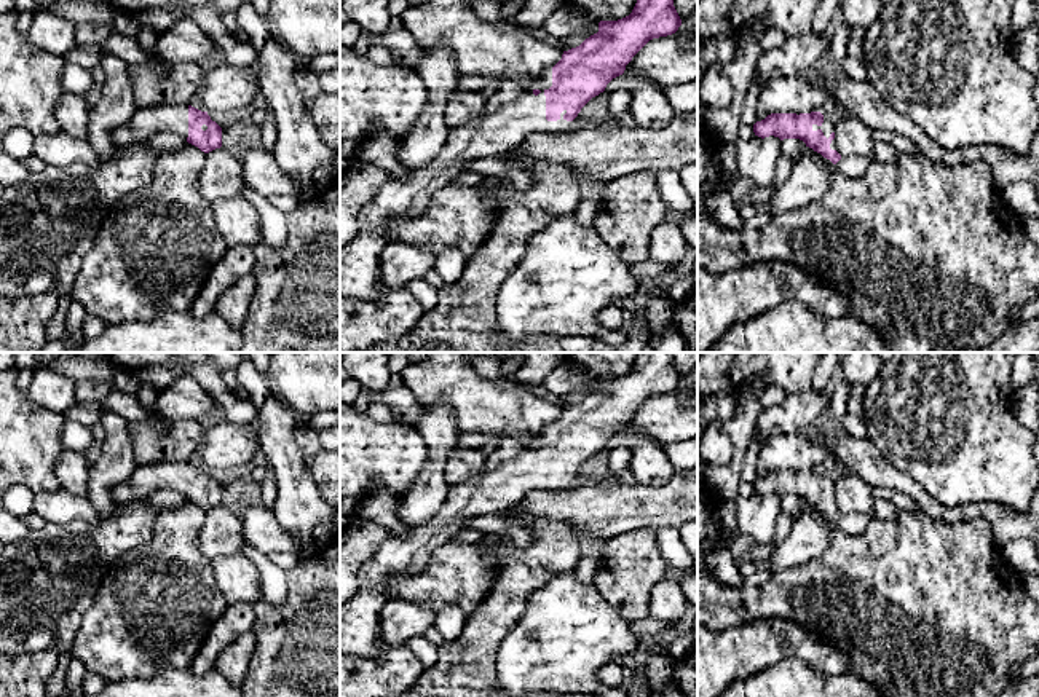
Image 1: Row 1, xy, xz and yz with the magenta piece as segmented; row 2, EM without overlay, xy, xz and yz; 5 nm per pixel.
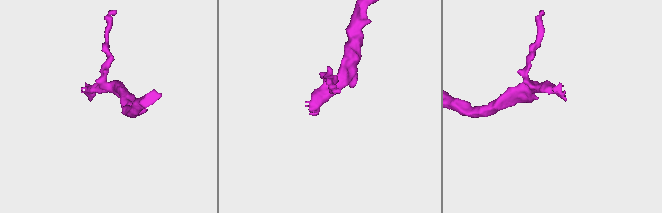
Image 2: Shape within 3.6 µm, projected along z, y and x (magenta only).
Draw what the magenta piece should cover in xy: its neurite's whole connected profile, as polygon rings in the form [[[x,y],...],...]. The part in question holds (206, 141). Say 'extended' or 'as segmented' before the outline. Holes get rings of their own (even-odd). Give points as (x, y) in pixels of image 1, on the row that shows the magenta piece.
extended; [[[184,104],[137,108],[129,121],[112,132],[112,140],[126,147],[147,140],[152,132],[176,134],[204,153],[222,147],[222,128],[207,112]]]

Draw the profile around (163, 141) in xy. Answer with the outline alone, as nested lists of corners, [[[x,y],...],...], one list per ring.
[[[152,132],[145,142],[158,150],[180,150],[187,145],[185,139],[171,132]]]

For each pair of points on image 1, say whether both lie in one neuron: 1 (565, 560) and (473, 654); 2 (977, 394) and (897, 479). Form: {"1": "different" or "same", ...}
{"1": "same", "2": "different"}

